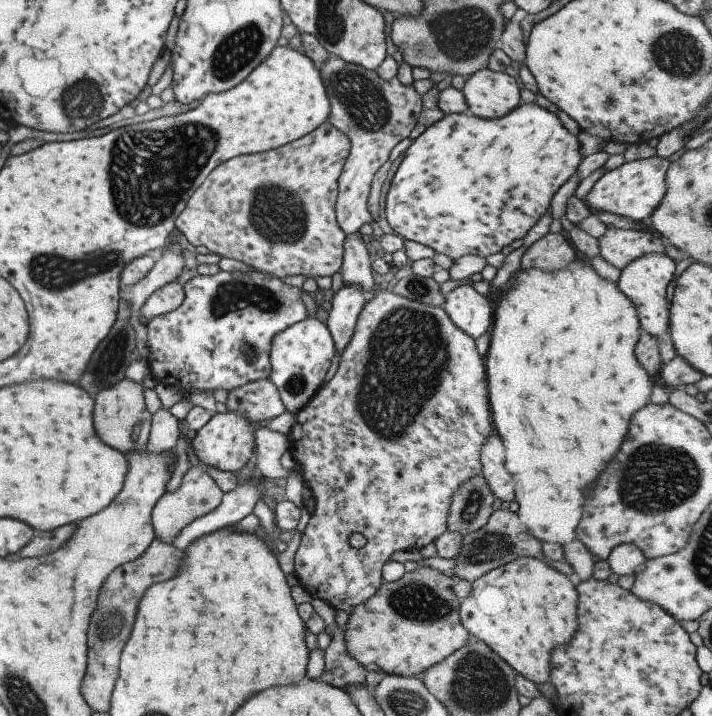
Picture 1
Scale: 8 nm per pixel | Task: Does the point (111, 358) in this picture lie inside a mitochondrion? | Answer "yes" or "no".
yes

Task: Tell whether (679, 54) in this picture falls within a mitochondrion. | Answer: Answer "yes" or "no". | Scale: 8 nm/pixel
yes

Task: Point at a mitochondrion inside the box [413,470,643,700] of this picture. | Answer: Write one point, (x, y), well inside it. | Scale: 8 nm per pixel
(491, 547)

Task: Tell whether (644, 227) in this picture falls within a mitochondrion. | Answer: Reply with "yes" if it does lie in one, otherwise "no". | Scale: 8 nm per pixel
no

